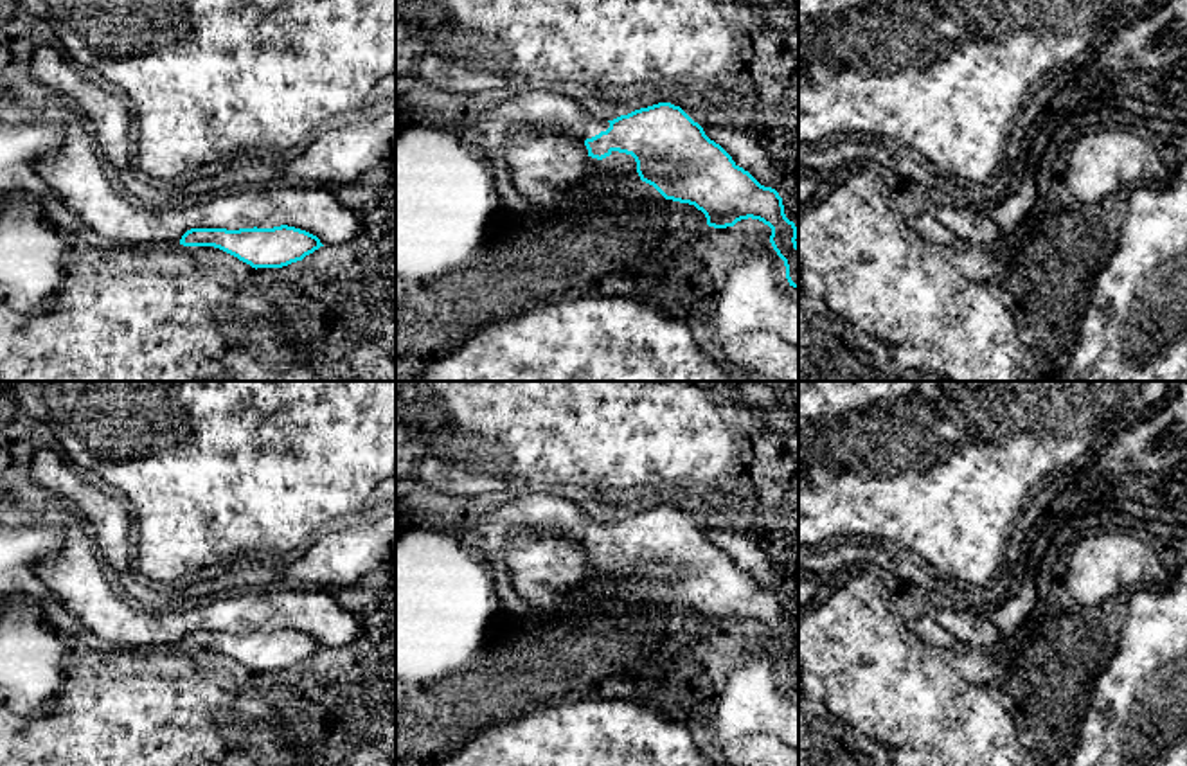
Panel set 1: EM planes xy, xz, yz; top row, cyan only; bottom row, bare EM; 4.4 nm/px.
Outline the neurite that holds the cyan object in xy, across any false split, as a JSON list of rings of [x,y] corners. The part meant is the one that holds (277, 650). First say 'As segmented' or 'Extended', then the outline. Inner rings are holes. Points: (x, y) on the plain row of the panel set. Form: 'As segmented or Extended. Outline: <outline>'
As segmented. Outline: [[[288,628],[239,633],[191,631],[180,647],[219,651],[255,672],[288,669],[324,649],[317,638]]]

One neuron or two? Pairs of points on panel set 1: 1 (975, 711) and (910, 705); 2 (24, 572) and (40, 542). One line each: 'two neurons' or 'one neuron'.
1: one neuron
2: one neuron

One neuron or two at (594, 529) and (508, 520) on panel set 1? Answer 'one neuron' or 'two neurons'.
one neuron

